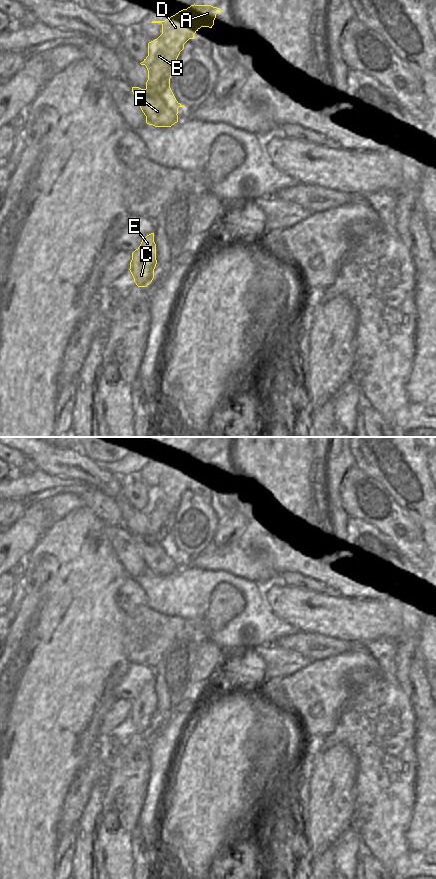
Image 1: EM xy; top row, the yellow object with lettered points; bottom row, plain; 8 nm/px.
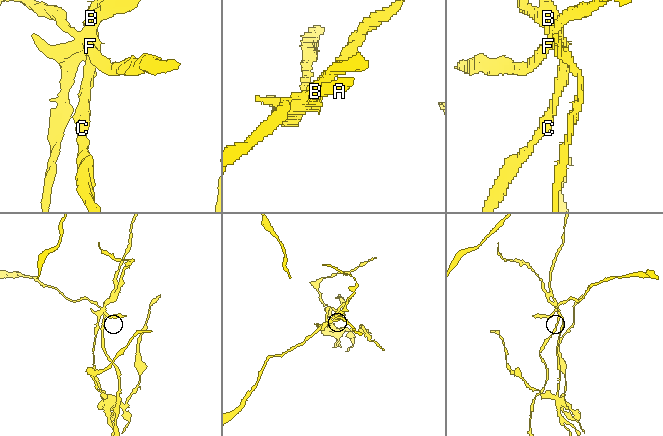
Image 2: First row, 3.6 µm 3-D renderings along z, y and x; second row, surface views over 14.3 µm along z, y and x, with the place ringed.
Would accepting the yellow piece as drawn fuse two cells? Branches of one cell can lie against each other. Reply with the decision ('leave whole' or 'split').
split

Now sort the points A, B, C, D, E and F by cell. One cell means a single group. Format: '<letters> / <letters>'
A B C D E / F

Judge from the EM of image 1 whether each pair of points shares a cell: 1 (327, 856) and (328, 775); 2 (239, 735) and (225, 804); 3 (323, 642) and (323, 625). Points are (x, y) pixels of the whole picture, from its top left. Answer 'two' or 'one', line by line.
1: two
2: one
3: two

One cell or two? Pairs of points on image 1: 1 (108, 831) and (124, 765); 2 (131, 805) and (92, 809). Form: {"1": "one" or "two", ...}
{"1": "one", "2": "two"}

